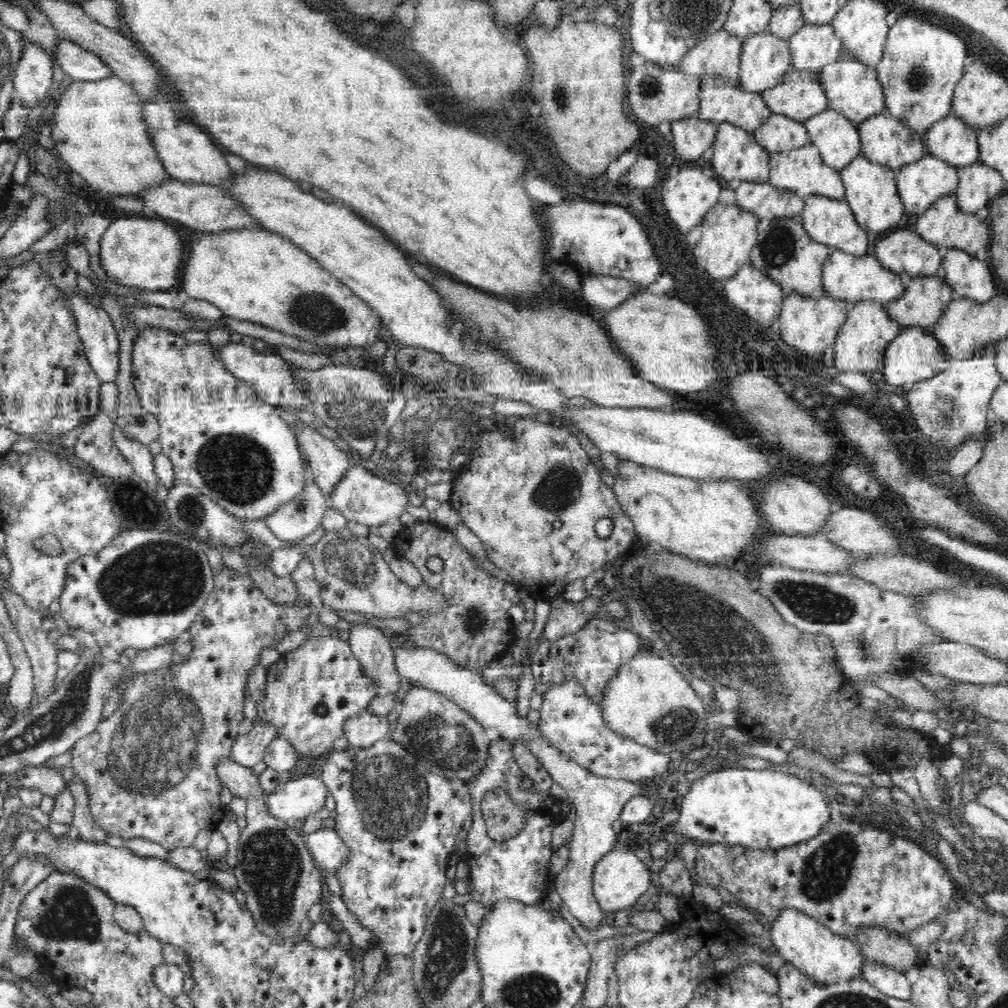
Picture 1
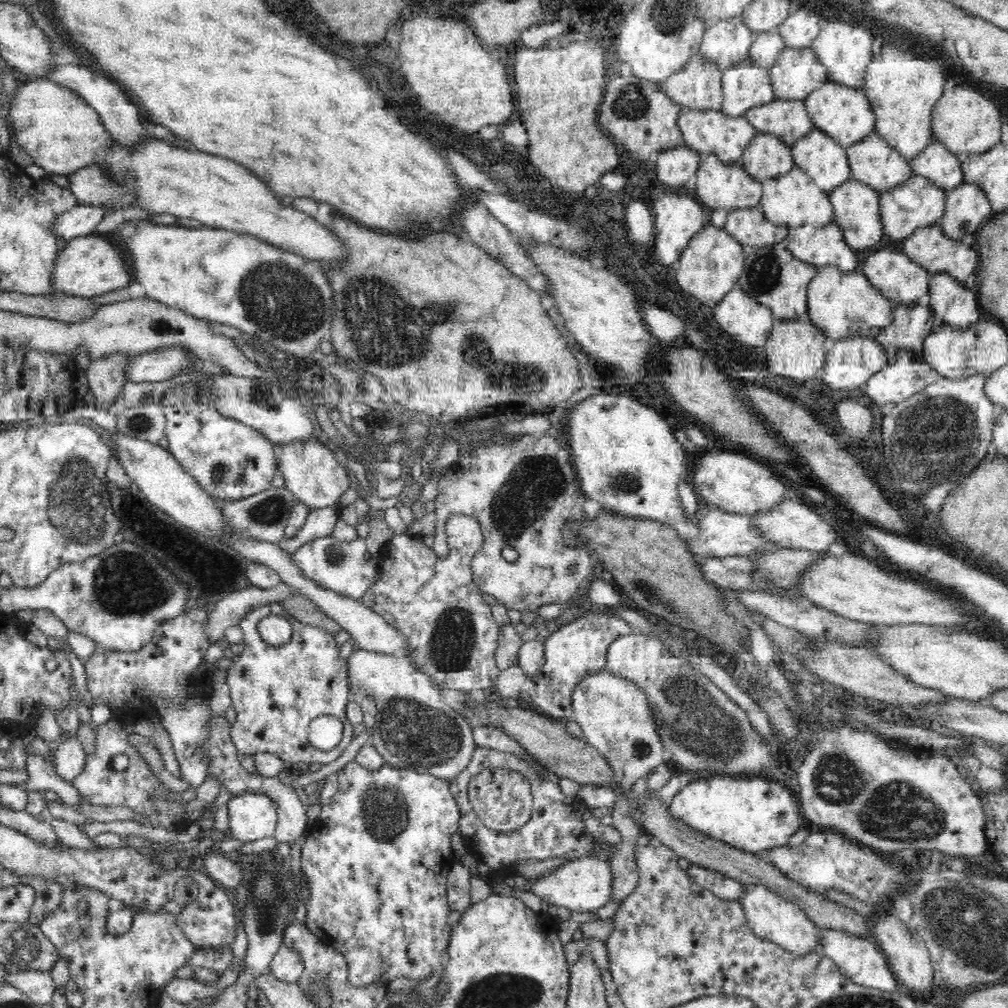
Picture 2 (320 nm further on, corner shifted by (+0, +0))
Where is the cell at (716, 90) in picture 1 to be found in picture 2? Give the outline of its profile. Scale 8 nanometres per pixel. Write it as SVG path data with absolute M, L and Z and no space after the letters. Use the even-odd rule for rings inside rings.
M685 108L679 117L679 126L684 136L684 145L700 154L716 153L720 159L732 164L742 158L749 142L756 137L755 126L746 116L728 116L720 110L693 110Z

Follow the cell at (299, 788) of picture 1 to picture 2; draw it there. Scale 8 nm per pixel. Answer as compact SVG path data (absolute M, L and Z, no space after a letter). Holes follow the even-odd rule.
M268 793L232 796L227 802L232 837L243 842L274 837L278 803Z

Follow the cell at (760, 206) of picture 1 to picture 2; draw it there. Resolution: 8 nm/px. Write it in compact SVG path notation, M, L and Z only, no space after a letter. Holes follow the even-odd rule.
M760 204L728 211L724 229L732 233L744 248L772 246L787 236L787 228L766 219Z

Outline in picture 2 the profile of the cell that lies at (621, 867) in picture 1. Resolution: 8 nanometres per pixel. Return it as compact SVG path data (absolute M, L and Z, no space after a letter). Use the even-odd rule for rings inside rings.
M584 856L562 864L549 874L528 879L529 891L549 905L562 906L575 912L592 912L606 906L614 894L612 864L600 856Z

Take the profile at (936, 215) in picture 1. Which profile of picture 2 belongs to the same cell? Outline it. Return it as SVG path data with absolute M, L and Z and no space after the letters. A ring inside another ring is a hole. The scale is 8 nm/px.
M941 221L931 225L924 225L917 228L908 238L903 240L904 253L914 261L918 261L922 267L928 269L930 274L937 272L948 272L956 277L958 281L964 282L978 266L978 252L972 246L962 244L960 239L944 235Z

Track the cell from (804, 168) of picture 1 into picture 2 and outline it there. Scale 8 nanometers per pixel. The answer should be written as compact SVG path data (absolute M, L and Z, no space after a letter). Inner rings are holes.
M795 166L788 173L777 177L768 177L762 181L763 195L760 205L764 209L766 219L786 228L792 225L810 223L814 227L828 224L835 216L830 192L824 191L816 181L812 179L804 168Z

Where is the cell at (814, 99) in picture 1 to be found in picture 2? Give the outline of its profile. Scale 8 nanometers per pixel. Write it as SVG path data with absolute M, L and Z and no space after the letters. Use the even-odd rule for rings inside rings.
M774 99L769 104L750 108L744 114L757 133L775 134L792 146L815 125L809 116L805 99Z

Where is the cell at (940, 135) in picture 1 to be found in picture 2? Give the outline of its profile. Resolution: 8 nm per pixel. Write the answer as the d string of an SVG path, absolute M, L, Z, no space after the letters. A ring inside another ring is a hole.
M932 141L910 162L914 175L930 177L936 185L946 190L964 183L963 163L942 141Z

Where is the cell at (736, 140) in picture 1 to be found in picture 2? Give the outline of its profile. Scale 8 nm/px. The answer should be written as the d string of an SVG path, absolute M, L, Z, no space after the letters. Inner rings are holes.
M716 153L701 155L701 164L697 171L697 184L693 191L702 205L712 210L724 208L726 212L733 208L748 208L758 205L763 195L762 181L754 179L745 170L742 160L727 164Z

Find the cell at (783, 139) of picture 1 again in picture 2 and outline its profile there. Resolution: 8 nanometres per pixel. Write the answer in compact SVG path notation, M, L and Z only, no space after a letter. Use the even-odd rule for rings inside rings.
M757 133L740 160L745 170L760 181L784 175L796 166L791 146L775 134Z

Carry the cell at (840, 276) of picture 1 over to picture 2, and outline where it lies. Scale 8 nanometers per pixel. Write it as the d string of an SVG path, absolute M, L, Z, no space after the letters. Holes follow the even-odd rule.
M838 265L824 266L808 286L808 316L826 331L829 342L840 337L872 335L893 321L894 308L880 289L874 287L866 273L842 271Z

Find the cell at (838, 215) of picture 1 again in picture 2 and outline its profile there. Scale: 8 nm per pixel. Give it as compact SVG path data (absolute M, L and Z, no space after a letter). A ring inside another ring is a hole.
M835 220L821 227L814 227L810 223L792 225L787 228L788 249L791 250L798 259L808 261L810 264L823 268L826 265L838 265L842 271L854 271L858 266L856 252L846 242L844 229Z

